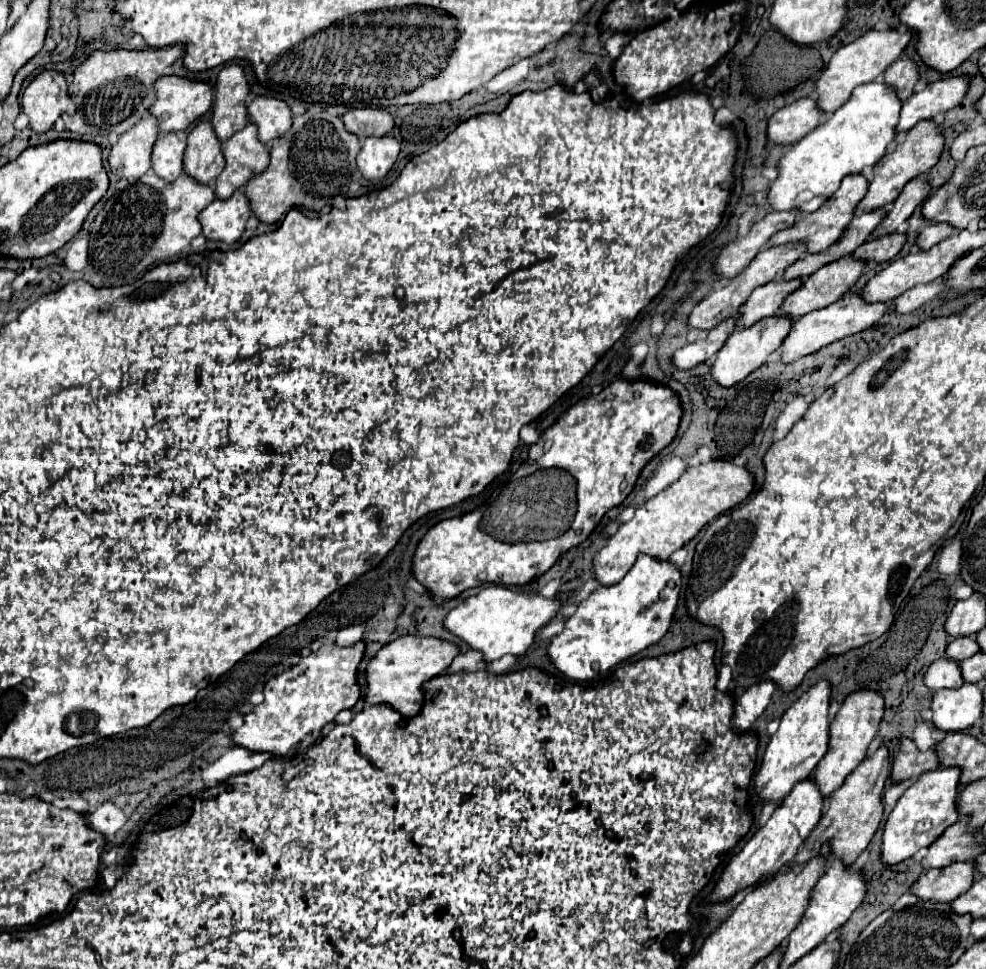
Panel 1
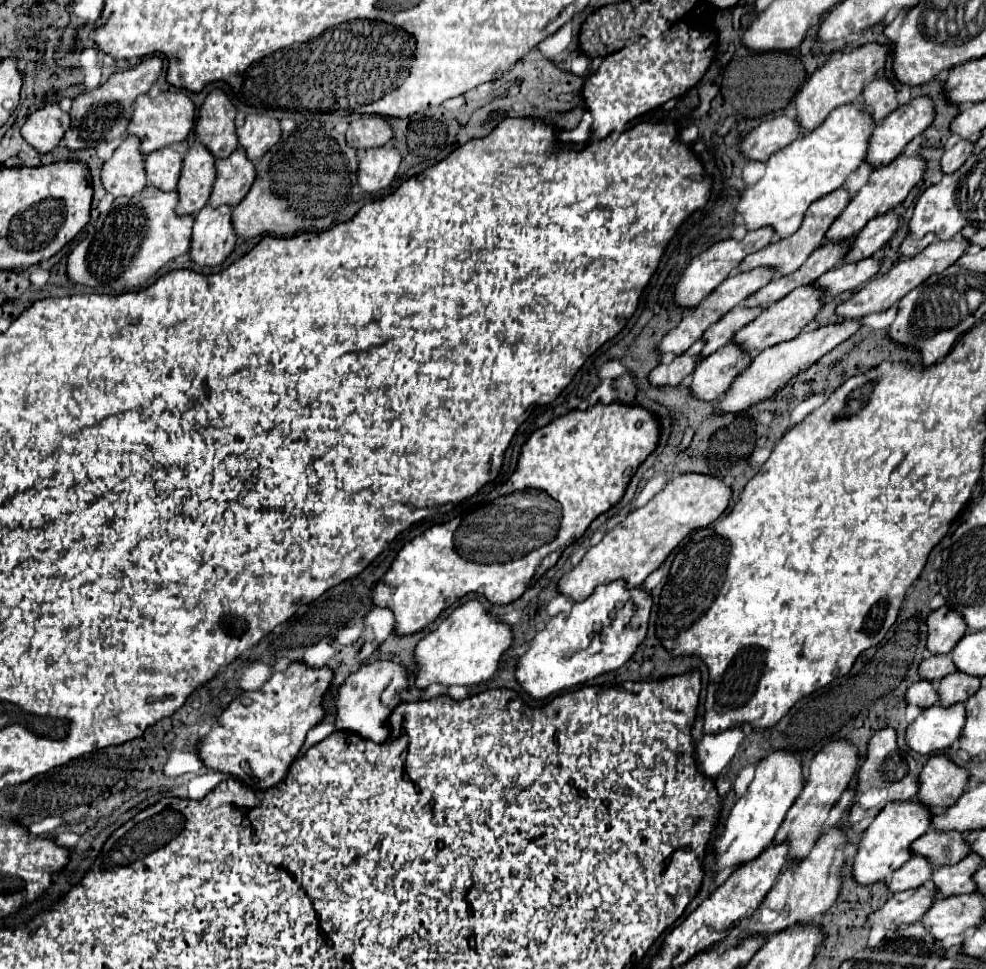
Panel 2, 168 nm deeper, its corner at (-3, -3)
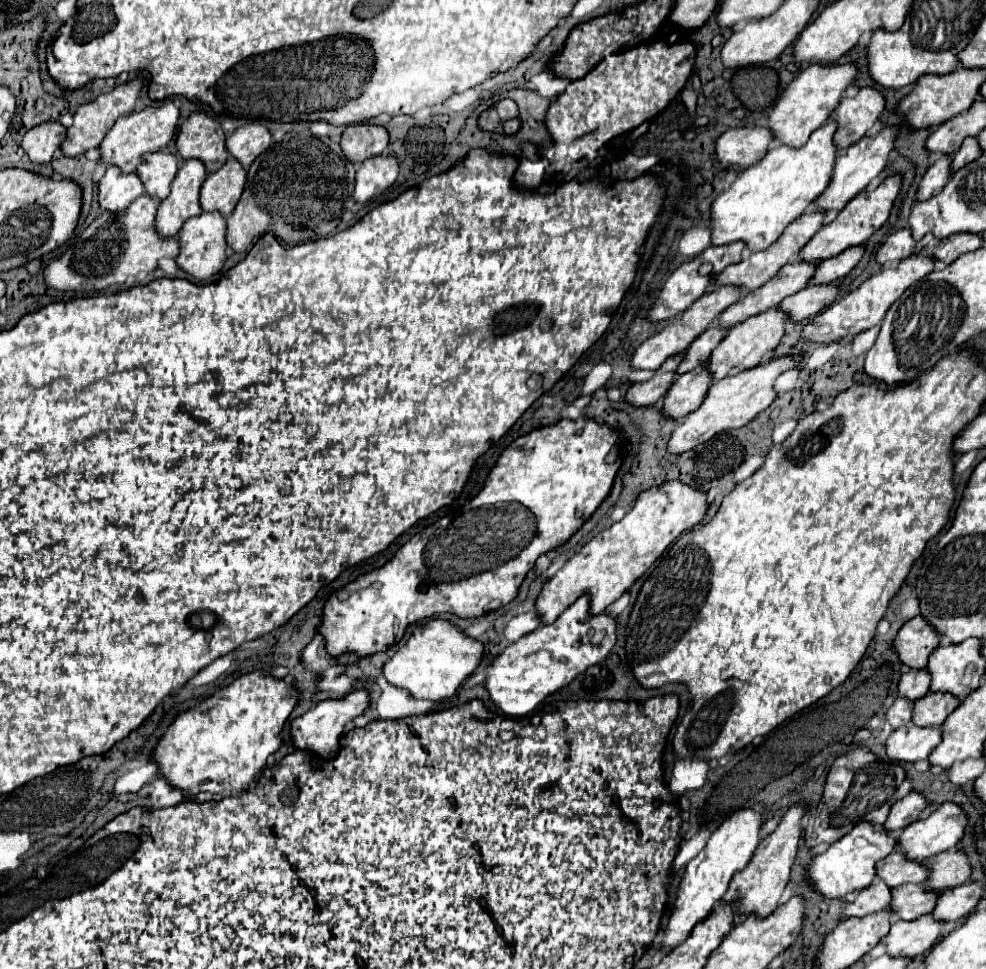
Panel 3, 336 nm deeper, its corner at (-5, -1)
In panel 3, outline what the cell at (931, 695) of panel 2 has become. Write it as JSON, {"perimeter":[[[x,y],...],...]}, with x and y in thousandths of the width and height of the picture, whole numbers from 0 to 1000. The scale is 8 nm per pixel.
{"perimeter":[[[911,719],[899,736],[899,746],[903,746],[905,752],[921,748],[925,744],[925,732],[927,732],[925,723],[919,723],[919,721]]]}

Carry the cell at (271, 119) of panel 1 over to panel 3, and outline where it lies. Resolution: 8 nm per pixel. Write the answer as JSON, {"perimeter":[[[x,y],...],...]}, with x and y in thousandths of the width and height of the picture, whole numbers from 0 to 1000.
{"perimeter":[[[254,125],[245,131],[241,131],[231,143],[229,143],[229,154],[231,158],[247,172],[252,174],[256,170],[256,166],[268,158],[272,152],[276,150],[276,139],[274,135],[262,127],[262,125]]]}

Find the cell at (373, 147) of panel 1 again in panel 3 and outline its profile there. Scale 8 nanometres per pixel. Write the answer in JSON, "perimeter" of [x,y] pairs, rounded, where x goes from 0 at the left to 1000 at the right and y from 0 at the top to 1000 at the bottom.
{"perimeter":[[[377,162],[371,164],[361,176],[359,207],[371,209],[383,203],[387,197],[400,191],[404,183],[404,164],[402,162]]]}

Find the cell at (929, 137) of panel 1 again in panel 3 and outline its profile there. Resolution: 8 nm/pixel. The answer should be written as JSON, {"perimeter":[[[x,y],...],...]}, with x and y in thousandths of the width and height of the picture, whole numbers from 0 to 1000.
{"perimeter":[[[905,181],[905,183],[899,183],[884,199],[882,197],[874,197],[874,199],[870,199],[852,220],[850,220],[850,224],[842,230],[842,232],[838,232],[838,234],[834,234],[817,253],[815,253],[815,257],[811,259],[811,269],[815,269],[815,271],[834,271],[834,269],[838,269],[838,267],[842,267],[842,265],[848,265],[850,261],[854,261],[854,259],[858,259],[860,255],[868,255],[868,253],[874,253],[874,251],[878,251],[897,230],[899,230],[899,226],[901,226],[901,222],[903,222],[903,216],[905,216],[905,209],[907,209],[907,205],[909,205],[909,201],[913,199],[913,191],[915,191],[915,187],[913,187],[913,181]]]}

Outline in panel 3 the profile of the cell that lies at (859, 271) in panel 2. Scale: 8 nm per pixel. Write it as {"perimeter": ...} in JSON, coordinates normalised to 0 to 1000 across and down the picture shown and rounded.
{"perimeter":[[[840,292],[840,294],[819,294],[813,300],[797,307],[789,319],[797,323],[801,333],[811,333],[815,329],[826,327],[836,317],[840,317],[850,307],[850,302],[852,302],[852,298],[844,292]]]}

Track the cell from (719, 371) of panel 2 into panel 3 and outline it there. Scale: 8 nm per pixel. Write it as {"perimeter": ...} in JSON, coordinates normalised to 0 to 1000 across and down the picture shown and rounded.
{"perimeter":[[[706,379],[694,387],[686,387],[675,410],[671,412],[669,426],[677,432],[692,432],[702,422],[708,422],[714,414],[714,406],[720,399],[720,385],[712,379]]]}

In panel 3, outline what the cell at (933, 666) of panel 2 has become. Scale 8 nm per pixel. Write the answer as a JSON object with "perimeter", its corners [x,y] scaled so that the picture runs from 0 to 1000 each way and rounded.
{"perimeter":[[[937,690],[921,692],[911,703],[911,715],[913,715],[913,719],[917,719],[921,723],[929,723],[941,715],[941,705],[943,705],[943,699]]]}

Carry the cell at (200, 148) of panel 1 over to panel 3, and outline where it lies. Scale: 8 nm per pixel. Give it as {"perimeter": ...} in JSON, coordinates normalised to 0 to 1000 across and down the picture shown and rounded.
{"perimeter":[[[203,166],[185,168],[174,187],[174,199],[162,207],[158,218],[158,238],[162,245],[178,245],[193,224],[201,224],[205,220],[201,199],[207,185],[209,174]]]}

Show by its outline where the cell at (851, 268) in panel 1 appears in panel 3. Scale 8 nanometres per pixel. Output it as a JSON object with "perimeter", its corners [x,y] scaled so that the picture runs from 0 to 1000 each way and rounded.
{"perimeter":[[[779,319],[777,323],[771,323],[767,327],[761,327],[757,329],[755,333],[748,333],[744,335],[742,340],[738,340],[738,344],[734,346],[734,350],[730,352],[730,356],[720,364],[718,373],[716,373],[716,379],[718,379],[718,385],[724,393],[730,393],[734,389],[740,389],[740,387],[746,387],[746,385],[753,385],[757,381],[763,381],[765,377],[769,377],[775,368],[779,368],[787,356],[791,354],[791,350],[795,348],[797,344],[797,325],[789,319]]]}

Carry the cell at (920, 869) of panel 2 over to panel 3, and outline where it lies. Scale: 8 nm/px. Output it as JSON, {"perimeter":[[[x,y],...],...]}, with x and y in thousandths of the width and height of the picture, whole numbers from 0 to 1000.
{"perimeter":[[[888,909],[880,917],[874,917],[868,924],[868,928],[854,938],[852,948],[876,946],[880,942],[888,942],[888,940],[897,938],[901,934],[901,930],[903,930],[903,917],[895,909]]]}

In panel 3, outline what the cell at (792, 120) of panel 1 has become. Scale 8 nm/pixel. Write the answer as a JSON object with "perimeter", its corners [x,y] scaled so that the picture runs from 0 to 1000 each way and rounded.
{"perimeter":[[[761,131],[738,133],[738,135],[734,135],[726,143],[726,166],[734,174],[738,174],[738,172],[757,174],[759,170],[763,170],[765,166],[771,166],[771,162],[775,162],[775,158],[779,156],[781,148],[783,148],[783,137],[777,131],[767,131],[767,133],[761,133]]]}

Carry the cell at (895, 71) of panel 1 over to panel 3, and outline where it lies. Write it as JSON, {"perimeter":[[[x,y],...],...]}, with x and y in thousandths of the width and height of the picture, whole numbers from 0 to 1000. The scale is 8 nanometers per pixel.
{"perimeter":[[[882,90],[872,92],[864,102],[854,102],[850,106],[850,112],[846,112],[846,117],[844,117],[844,123],[850,129],[846,150],[850,154],[856,154],[856,152],[862,152],[864,148],[870,148],[880,137],[880,133],[890,125],[895,115],[897,115],[897,100],[888,92],[882,92]]]}

